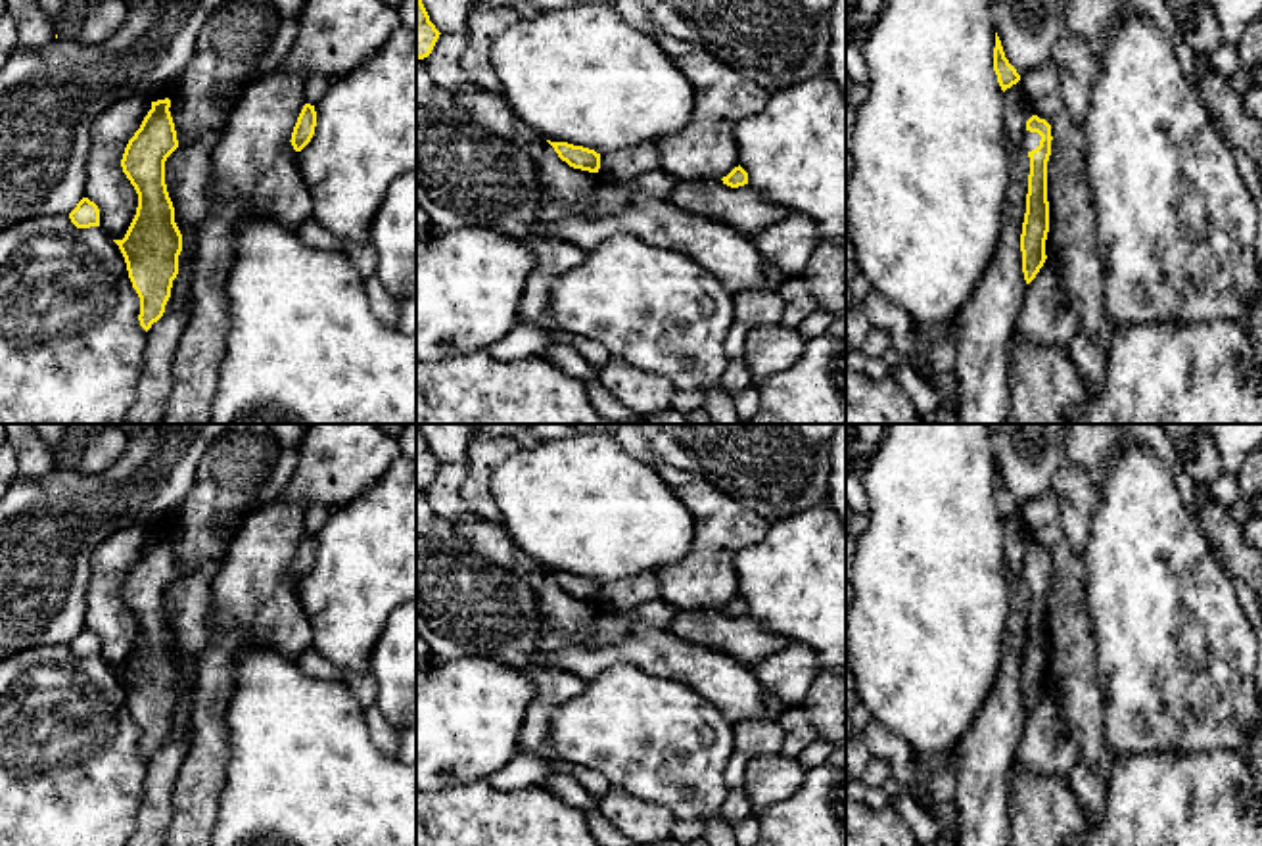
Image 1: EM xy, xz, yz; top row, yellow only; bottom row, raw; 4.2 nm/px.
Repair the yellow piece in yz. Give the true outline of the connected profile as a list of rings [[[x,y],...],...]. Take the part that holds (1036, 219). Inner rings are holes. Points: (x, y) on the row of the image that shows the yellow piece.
[[[1032,115],[1026,121],[1022,148],[1030,157],[1026,213],[1020,234],[1022,272],[1030,284],[1043,267],[1049,232],[1047,161],[1051,155],[1051,125]]]

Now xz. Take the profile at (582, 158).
[[[547,140],[558,157],[566,161],[573,169],[589,171],[589,173],[598,173],[600,169],[600,153],[595,150],[583,148],[583,146],[573,146],[568,142],[550,142]]]

